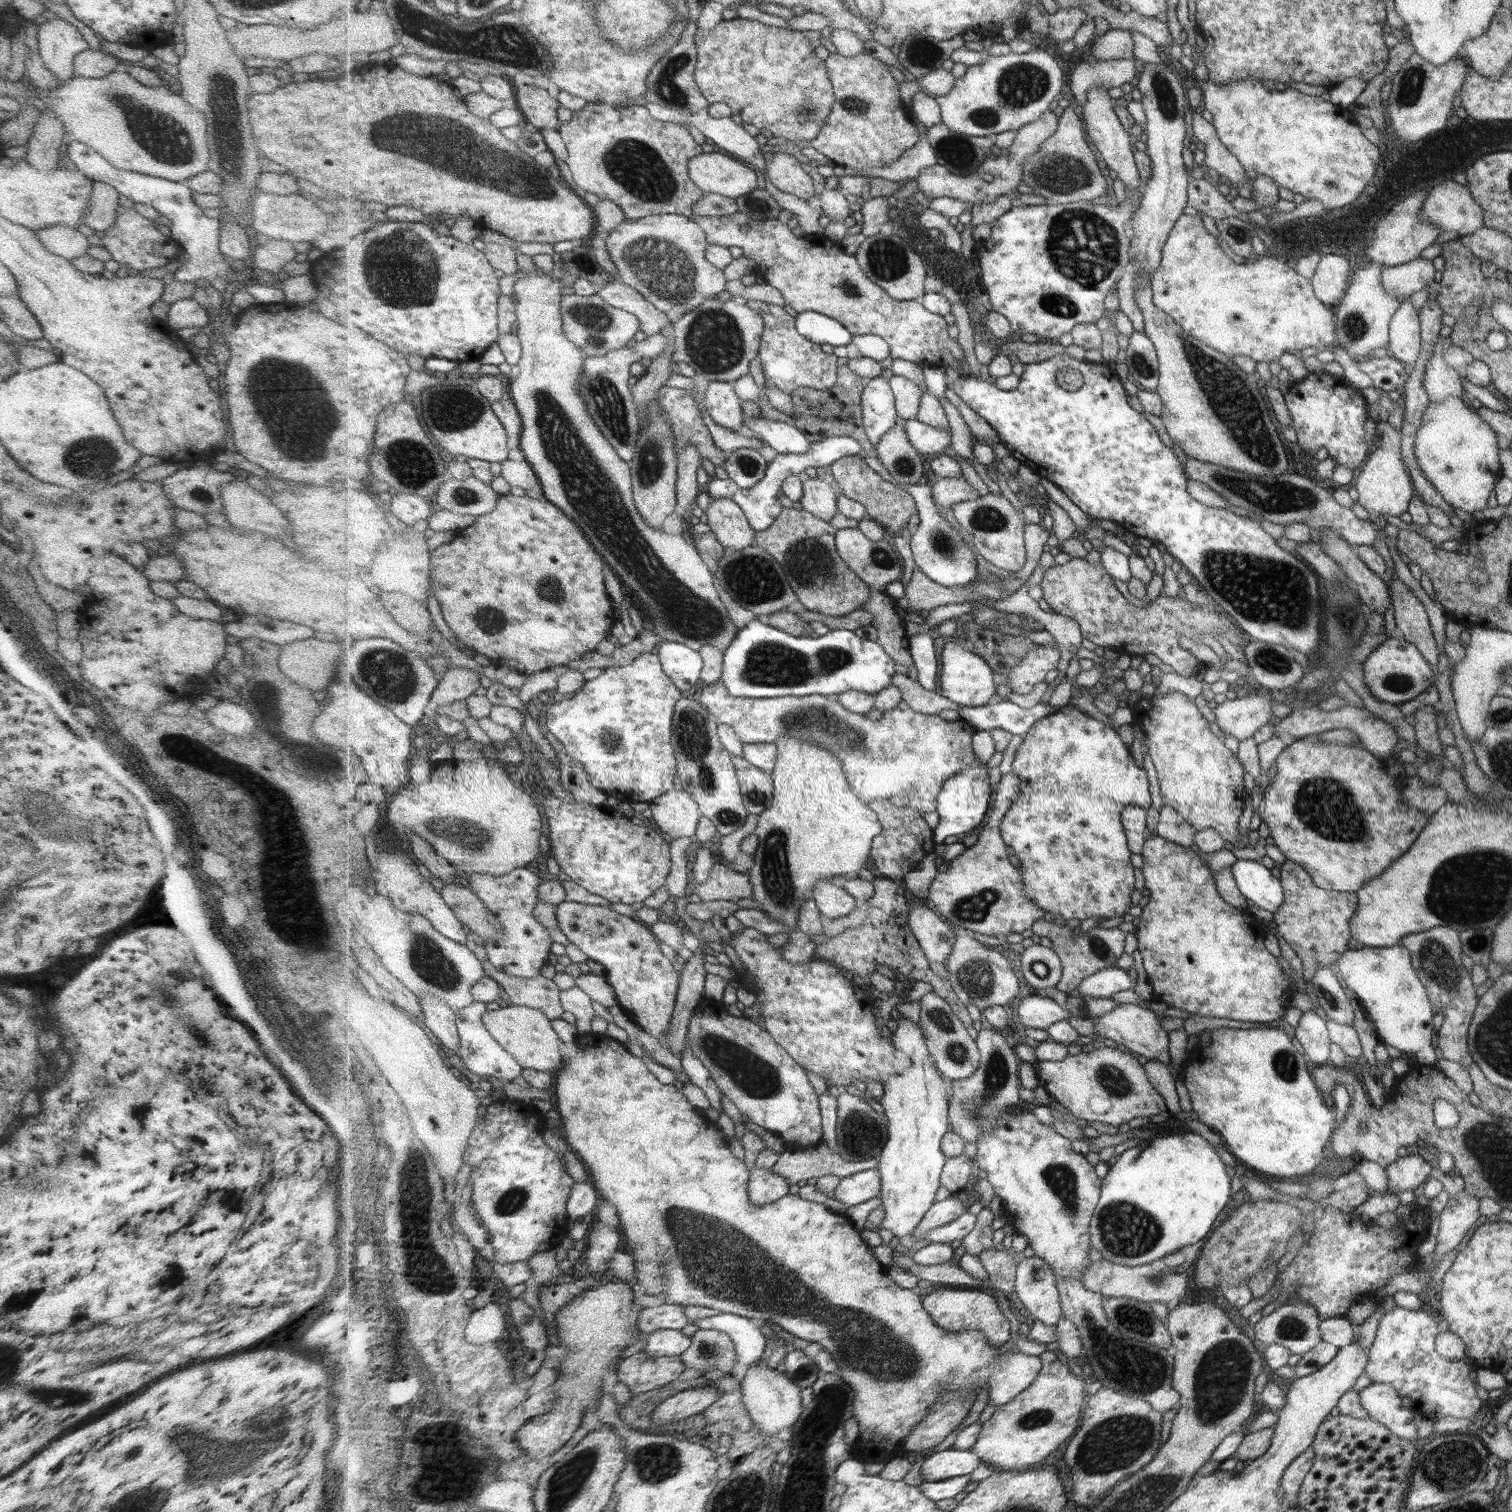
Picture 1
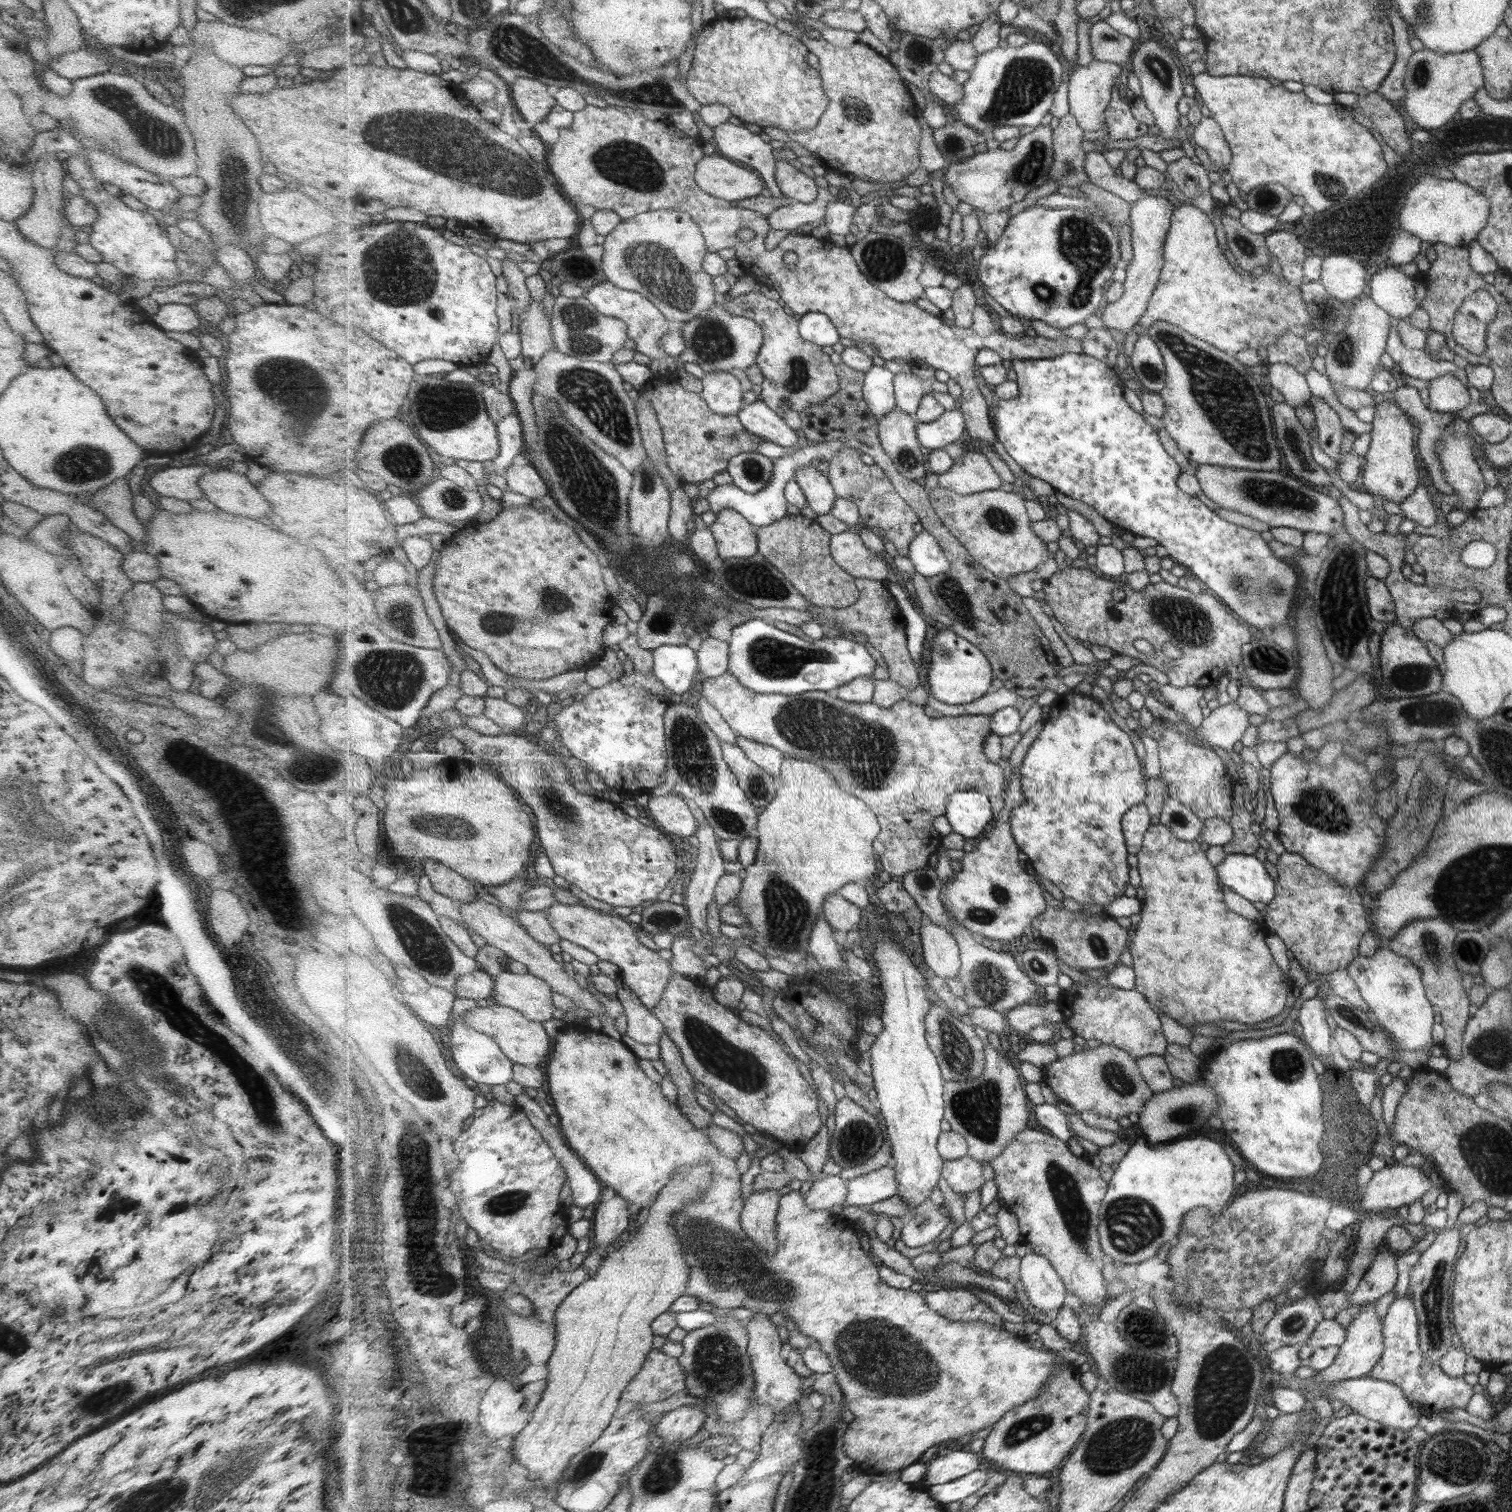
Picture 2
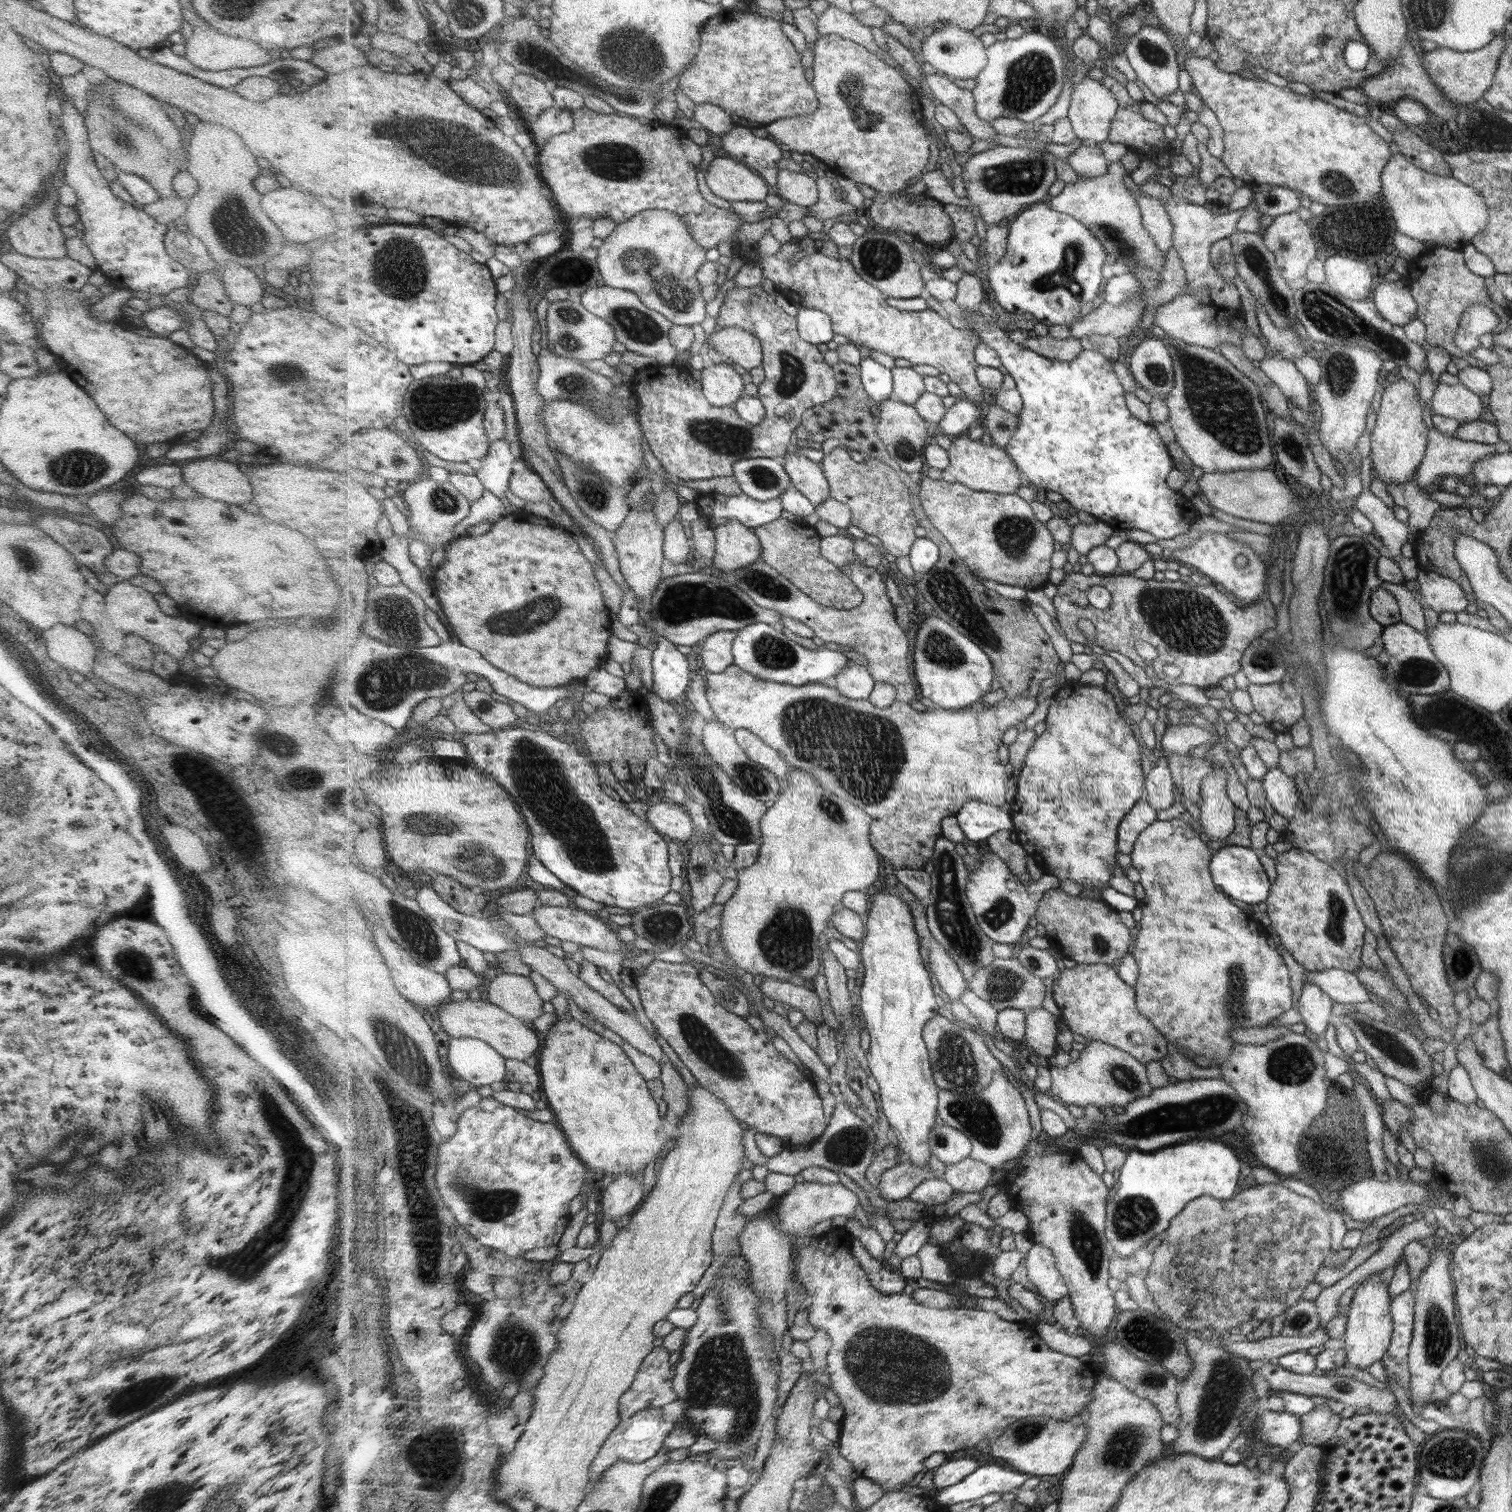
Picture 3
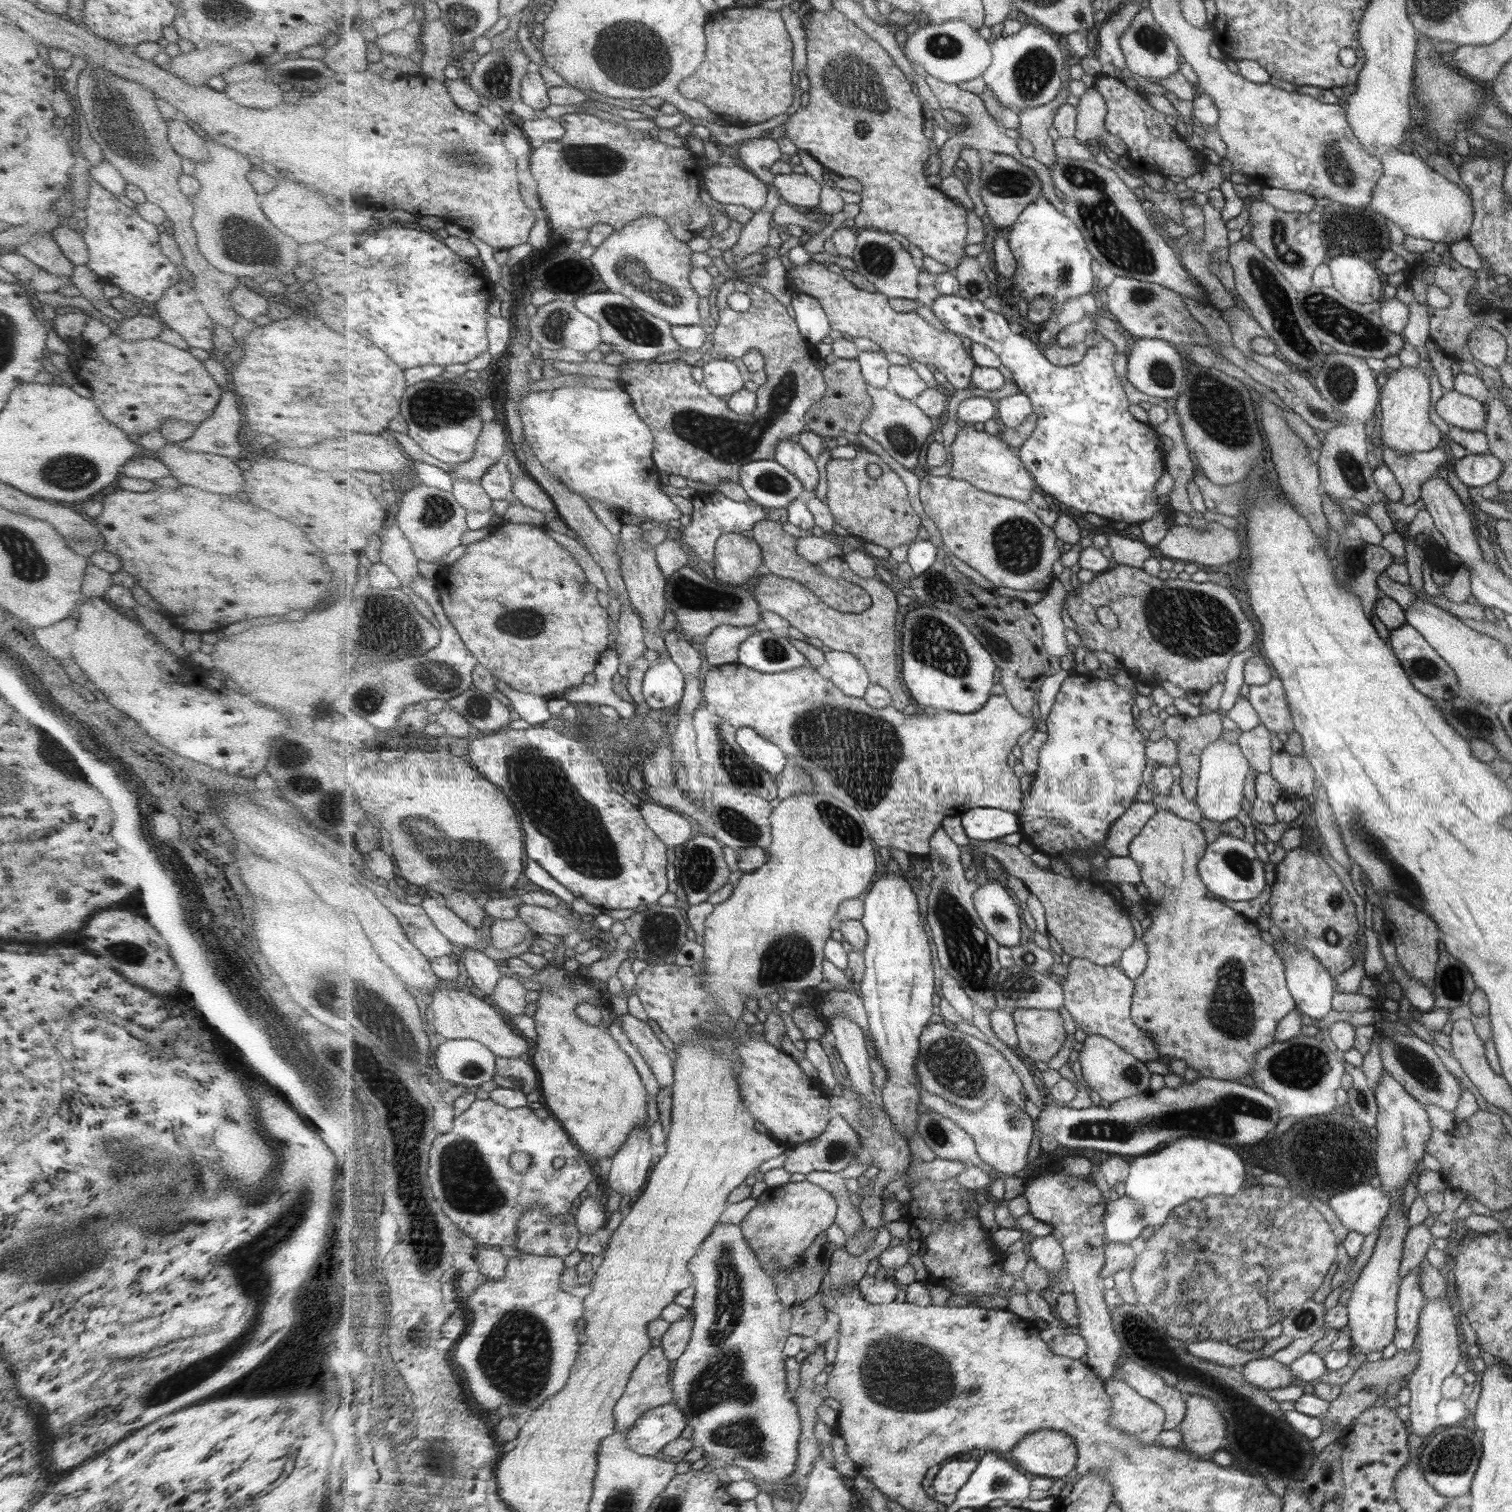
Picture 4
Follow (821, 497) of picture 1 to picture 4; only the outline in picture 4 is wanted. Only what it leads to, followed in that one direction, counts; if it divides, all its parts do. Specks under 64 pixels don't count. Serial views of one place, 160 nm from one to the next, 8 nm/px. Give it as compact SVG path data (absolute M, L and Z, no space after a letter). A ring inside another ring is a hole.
M790 439L779 442L776 462L781 463L791 474L797 476L803 482L807 496L812 497L817 484L819 484L819 470L817 470L816 461L800 443Z

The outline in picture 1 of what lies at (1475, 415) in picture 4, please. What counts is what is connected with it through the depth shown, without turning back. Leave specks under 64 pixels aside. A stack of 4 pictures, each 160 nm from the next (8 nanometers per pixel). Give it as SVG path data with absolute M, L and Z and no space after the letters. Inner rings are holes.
M1436 340L1430 360L1426 362L1423 388L1430 402L1443 402L1446 398L1459 398L1461 384L1457 372L1445 363L1443 342Z

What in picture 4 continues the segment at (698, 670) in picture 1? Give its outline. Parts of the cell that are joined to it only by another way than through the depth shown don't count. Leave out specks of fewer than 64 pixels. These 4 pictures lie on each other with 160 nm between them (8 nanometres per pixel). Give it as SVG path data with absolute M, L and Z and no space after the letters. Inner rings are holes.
M670 658L646 670L642 694L651 709L671 708L683 700L685 687L686 675Z

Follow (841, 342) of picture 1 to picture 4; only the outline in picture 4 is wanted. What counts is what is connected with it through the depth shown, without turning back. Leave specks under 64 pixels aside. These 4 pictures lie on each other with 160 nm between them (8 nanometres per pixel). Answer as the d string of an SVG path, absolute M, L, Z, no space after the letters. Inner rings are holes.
M794 293L791 305L795 310L795 319L803 338L811 344L821 342L831 332L828 314L815 297L805 293Z

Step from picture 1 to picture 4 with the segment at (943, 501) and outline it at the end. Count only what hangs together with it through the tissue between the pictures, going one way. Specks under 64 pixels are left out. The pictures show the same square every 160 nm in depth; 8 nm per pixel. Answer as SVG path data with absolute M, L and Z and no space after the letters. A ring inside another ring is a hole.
M966 425L959 429L951 445L953 462L949 476L971 482L971 485L990 494L1015 499L1032 506L1031 496L1033 492L1037 492L1038 487L1017 453L1018 450L1003 442L999 434L988 434L975 430L972 425Z

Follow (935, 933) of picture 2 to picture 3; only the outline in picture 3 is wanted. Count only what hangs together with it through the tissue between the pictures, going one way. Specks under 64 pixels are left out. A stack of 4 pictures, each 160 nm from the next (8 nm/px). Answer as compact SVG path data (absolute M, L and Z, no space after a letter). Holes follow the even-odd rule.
M933 940L931 959L929 960L928 968L936 981L935 984L941 986L941 990L949 996L951 1002L960 1001L961 996L969 990L968 981L965 979L963 972L959 970L957 963L947 955L945 949L939 945L937 940Z

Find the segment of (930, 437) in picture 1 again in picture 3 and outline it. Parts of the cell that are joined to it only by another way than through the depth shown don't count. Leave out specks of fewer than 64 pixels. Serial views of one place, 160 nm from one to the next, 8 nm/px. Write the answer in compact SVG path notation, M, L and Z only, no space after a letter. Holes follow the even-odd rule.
M957 399L940 422L939 432L953 436L967 434L976 424L982 424L984 416L985 413L981 411L981 407L977 403Z

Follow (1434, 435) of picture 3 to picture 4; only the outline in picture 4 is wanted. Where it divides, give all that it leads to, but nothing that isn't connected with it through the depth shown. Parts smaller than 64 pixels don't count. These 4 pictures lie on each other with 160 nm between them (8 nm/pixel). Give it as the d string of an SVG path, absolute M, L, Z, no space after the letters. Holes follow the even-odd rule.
M1447 446L1436 447L1424 452L1395 454L1393 450L1377 452L1380 462L1393 474L1402 491L1400 501L1403 506L1413 504L1421 494L1421 484L1425 484L1435 472L1444 472L1446 463L1454 461L1448 453Z

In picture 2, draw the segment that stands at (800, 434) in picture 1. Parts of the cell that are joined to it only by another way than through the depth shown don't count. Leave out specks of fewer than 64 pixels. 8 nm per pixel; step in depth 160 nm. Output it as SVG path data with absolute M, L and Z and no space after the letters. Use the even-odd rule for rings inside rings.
M755 401L745 405L738 414L741 424L751 434L761 437L766 443L775 442L779 446L795 447L803 444L785 421L765 401Z

